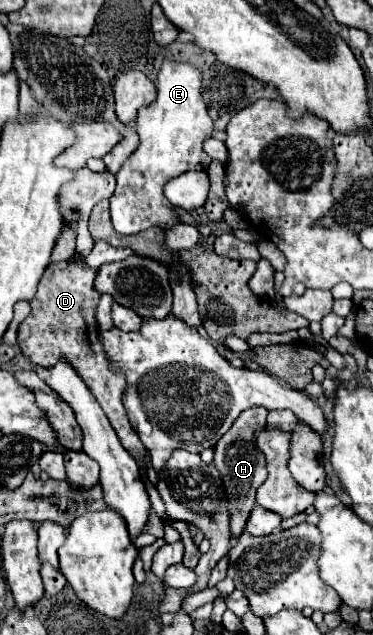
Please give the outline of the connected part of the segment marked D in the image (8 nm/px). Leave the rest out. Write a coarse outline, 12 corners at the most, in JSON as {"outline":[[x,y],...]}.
{"outline":[[85,261],[51,263],[19,325],[21,353],[65,357],[119,441],[147,471],[149,455],[109,369]]}

